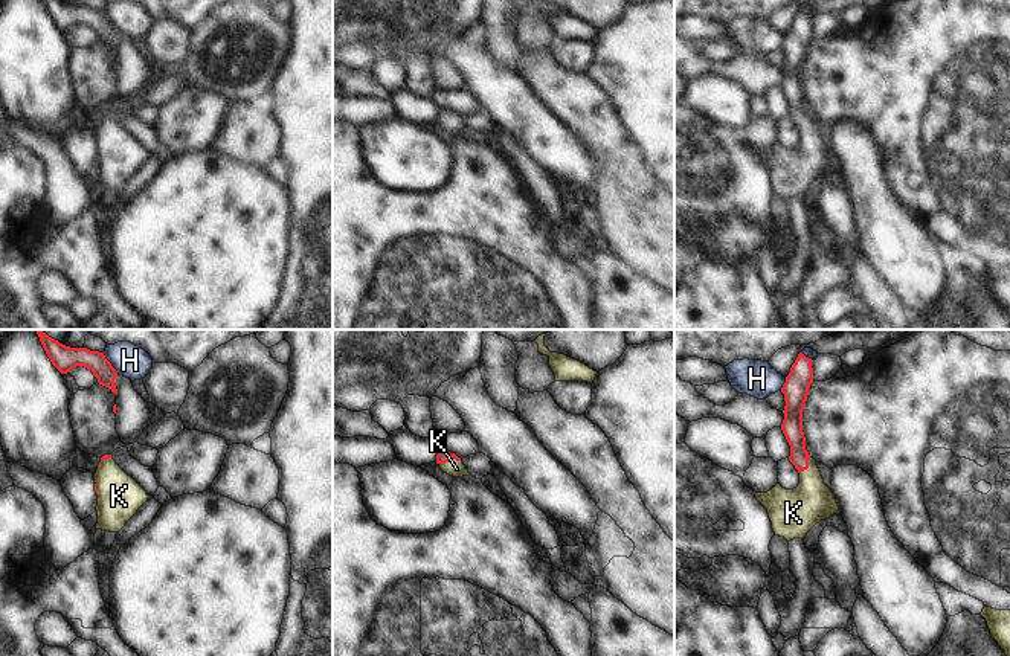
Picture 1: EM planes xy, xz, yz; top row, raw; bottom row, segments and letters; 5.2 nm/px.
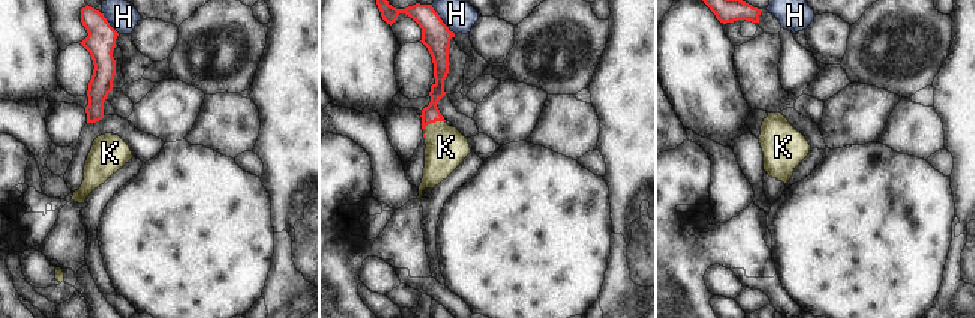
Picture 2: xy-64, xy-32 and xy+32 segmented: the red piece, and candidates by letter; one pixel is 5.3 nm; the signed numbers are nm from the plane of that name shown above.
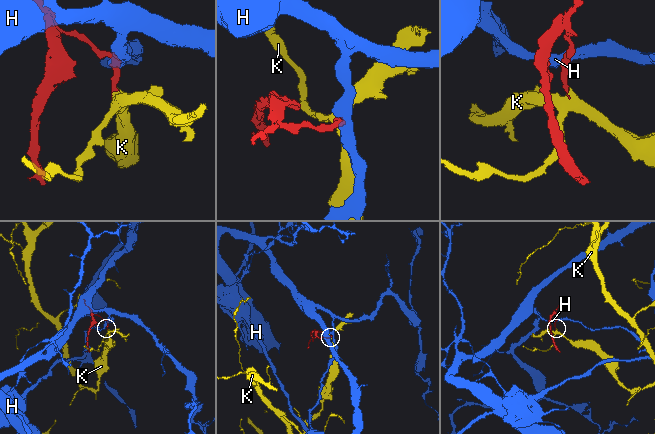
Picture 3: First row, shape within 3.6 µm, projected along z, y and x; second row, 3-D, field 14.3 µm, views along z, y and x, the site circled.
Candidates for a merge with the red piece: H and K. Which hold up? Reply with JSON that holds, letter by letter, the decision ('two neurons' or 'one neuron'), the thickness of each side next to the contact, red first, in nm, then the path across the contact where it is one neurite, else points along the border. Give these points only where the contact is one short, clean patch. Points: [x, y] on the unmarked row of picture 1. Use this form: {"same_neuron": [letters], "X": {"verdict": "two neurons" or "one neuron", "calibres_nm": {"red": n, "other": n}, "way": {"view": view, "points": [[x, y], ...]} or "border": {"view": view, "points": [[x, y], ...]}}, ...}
{"same_neuron": ["K"], "H": {"verdict": "two neurons", "calibres_nm": {"red": 140, "other": 170}, "border": {"view": "xy", "points": [[102, 11], [118, 31]]}}, "K": {"verdict": "one neuron", "calibres_nm": {"red": 70, "other": 90}, "way": {"view": "xz", "points": [[443, 115], [449, 119], [456, 127]]}}}

